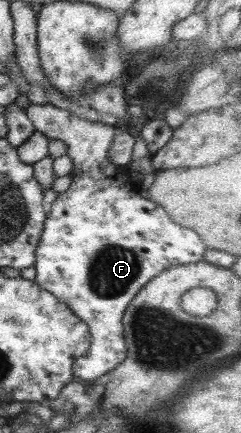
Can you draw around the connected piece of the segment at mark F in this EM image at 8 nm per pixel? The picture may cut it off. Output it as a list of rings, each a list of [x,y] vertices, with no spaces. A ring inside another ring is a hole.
[[[31,104],[24,113],[32,123],[34,131],[49,140],[54,139],[65,144],[66,156],[72,163],[72,169],[68,175],[68,187],[57,193],[43,221],[42,233],[34,250],[33,282],[40,289],[51,293],[58,301],[66,304],[72,313],[87,325],[90,334],[89,351],[74,359],[71,370],[73,376],[84,381],[92,381],[104,373],[112,372],[124,361],[127,351],[122,316],[128,302],[138,293],[138,290],[157,273],[170,266],[191,264],[202,260],[206,247],[202,245],[202,241],[194,231],[176,225],[160,205],[140,196],[136,184],[120,185],[124,183],[120,179],[126,179],[126,177],[118,175],[120,169],[107,159],[108,148],[115,136],[111,125],[100,125],[78,119],[72,113],[56,109],[50,104]]]

